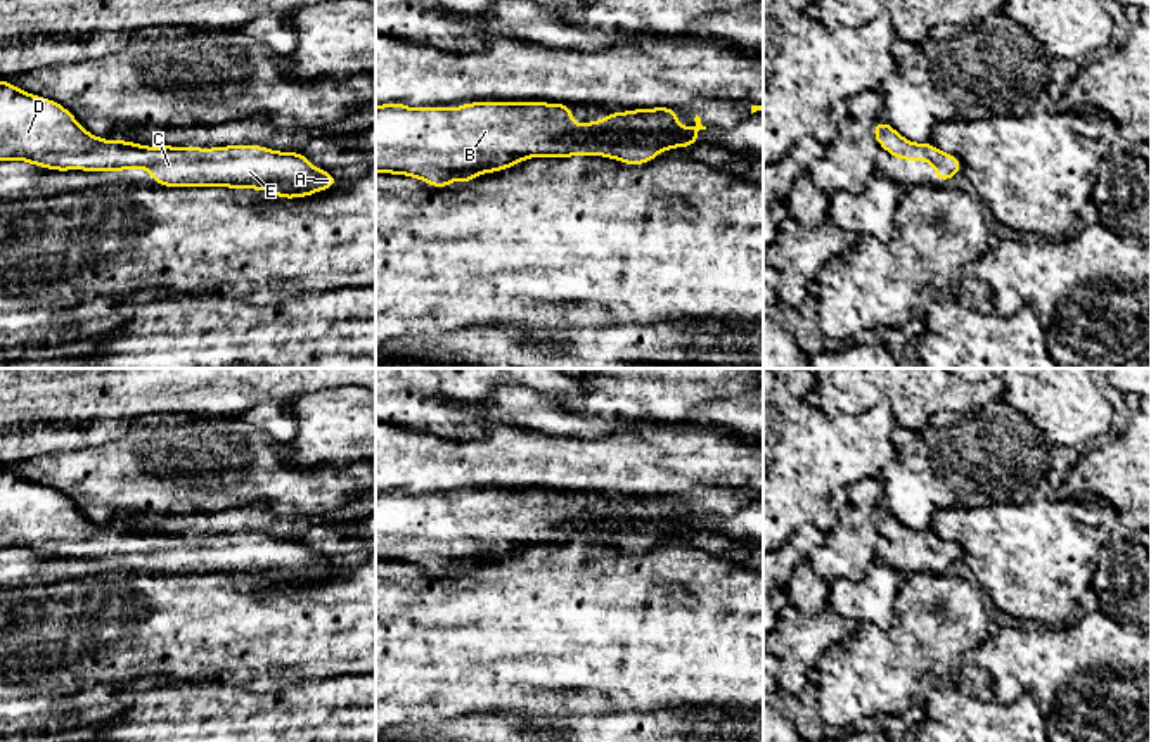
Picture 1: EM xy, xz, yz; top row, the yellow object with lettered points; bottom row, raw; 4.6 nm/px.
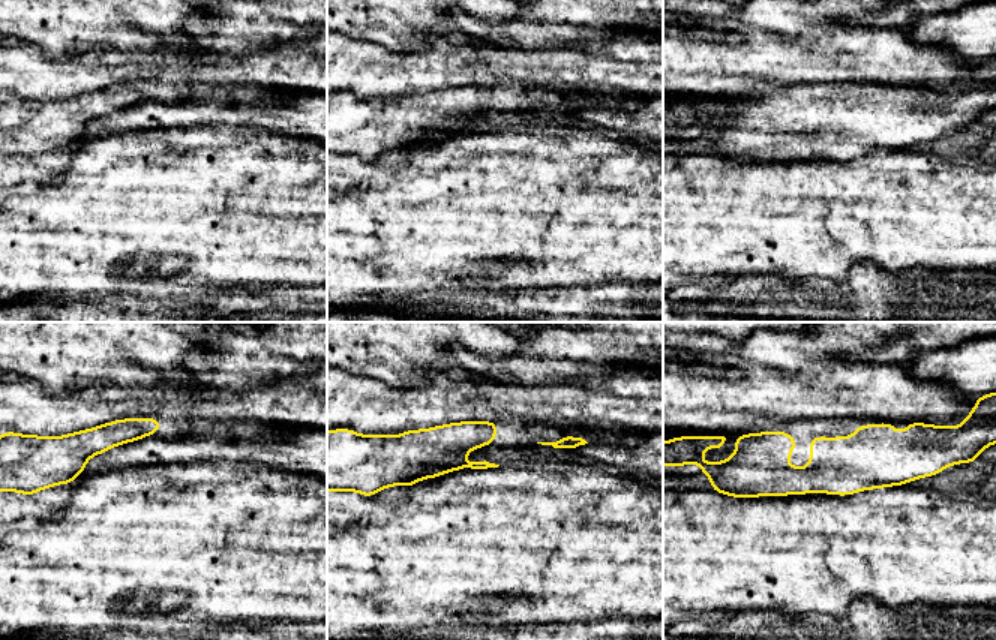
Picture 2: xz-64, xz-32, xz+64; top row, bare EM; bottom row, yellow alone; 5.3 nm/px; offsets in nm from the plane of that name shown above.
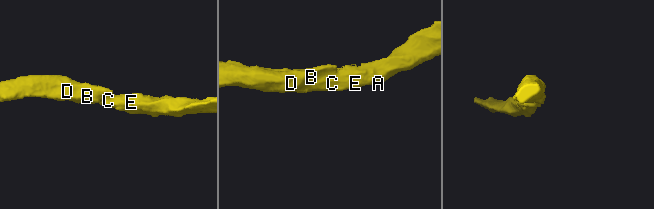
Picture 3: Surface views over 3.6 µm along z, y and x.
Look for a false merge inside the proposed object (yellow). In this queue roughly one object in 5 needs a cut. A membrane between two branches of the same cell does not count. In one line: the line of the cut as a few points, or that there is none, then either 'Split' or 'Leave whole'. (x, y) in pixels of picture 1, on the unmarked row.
No split. Leave whole

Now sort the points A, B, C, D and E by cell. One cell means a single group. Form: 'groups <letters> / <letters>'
groups A B C D E

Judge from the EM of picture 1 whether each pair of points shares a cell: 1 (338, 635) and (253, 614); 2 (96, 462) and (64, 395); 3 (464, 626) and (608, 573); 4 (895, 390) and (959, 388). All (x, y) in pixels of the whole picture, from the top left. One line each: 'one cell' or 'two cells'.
1: one cell
2: two cells
3: one cell
4: one cell

